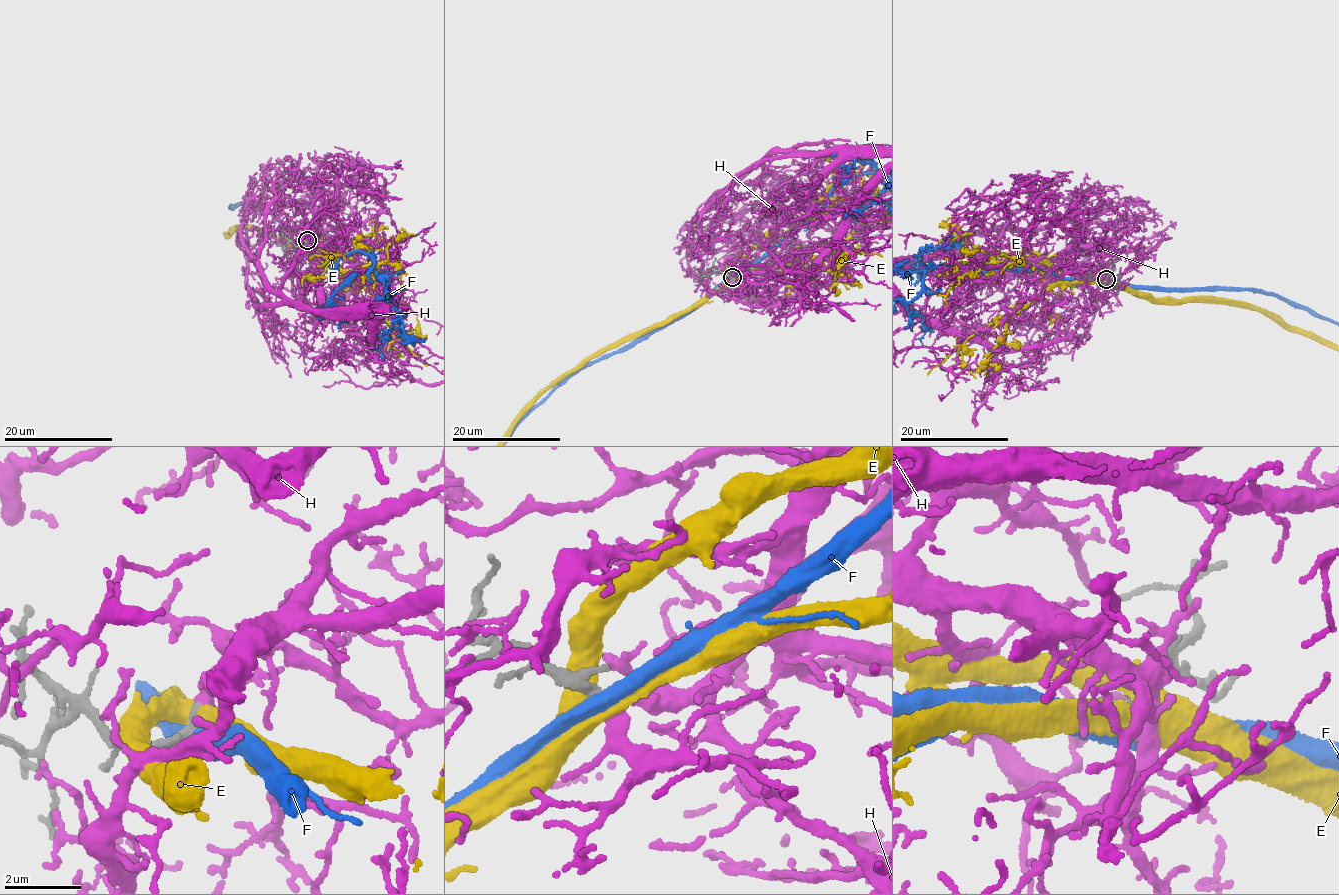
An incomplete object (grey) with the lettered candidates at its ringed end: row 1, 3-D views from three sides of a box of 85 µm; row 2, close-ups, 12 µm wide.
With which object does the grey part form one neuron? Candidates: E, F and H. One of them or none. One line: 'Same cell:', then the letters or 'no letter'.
Same cell: H

